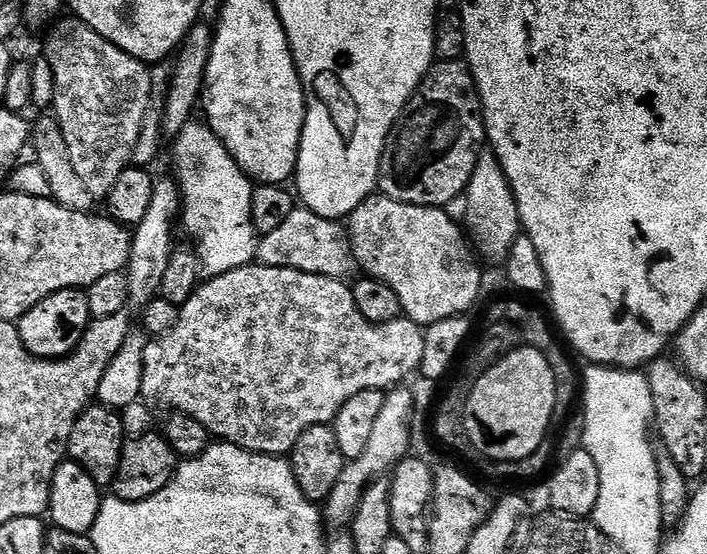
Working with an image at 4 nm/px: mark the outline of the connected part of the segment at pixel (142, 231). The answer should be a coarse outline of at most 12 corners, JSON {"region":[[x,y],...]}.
{"region":[[159,179],[135,225],[125,276],[129,303],[159,295],[181,213],[178,184]]}

